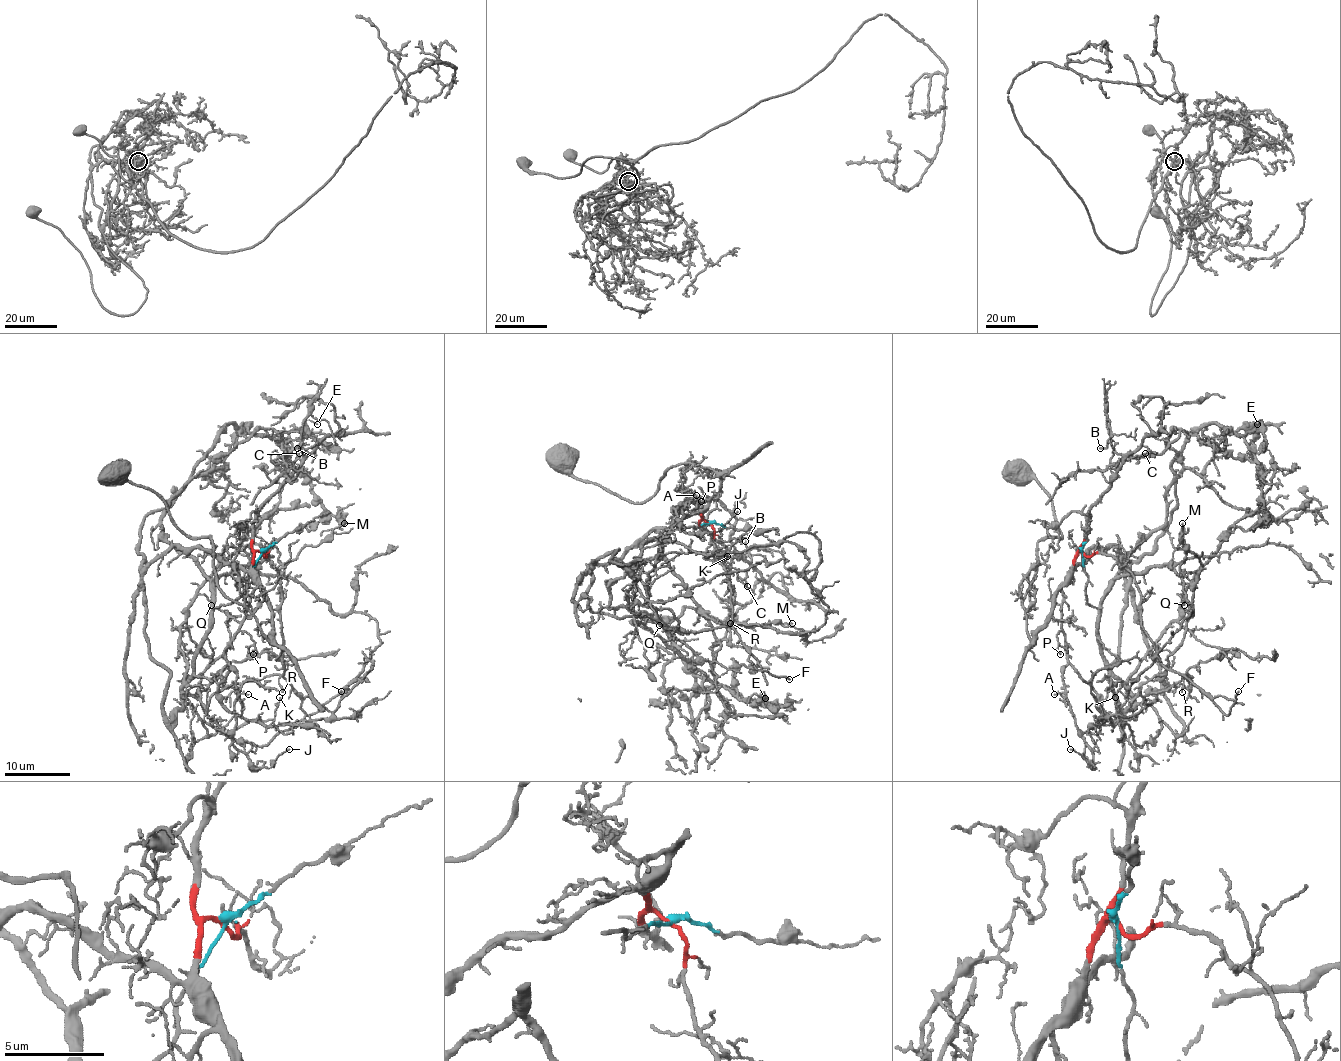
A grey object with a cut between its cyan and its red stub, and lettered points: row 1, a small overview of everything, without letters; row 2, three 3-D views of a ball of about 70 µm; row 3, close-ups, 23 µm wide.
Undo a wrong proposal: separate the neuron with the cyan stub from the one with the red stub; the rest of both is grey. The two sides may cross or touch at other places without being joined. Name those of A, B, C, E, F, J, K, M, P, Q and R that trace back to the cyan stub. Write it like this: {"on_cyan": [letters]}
{"on_cyan": ["E", "M", "Q"]}

